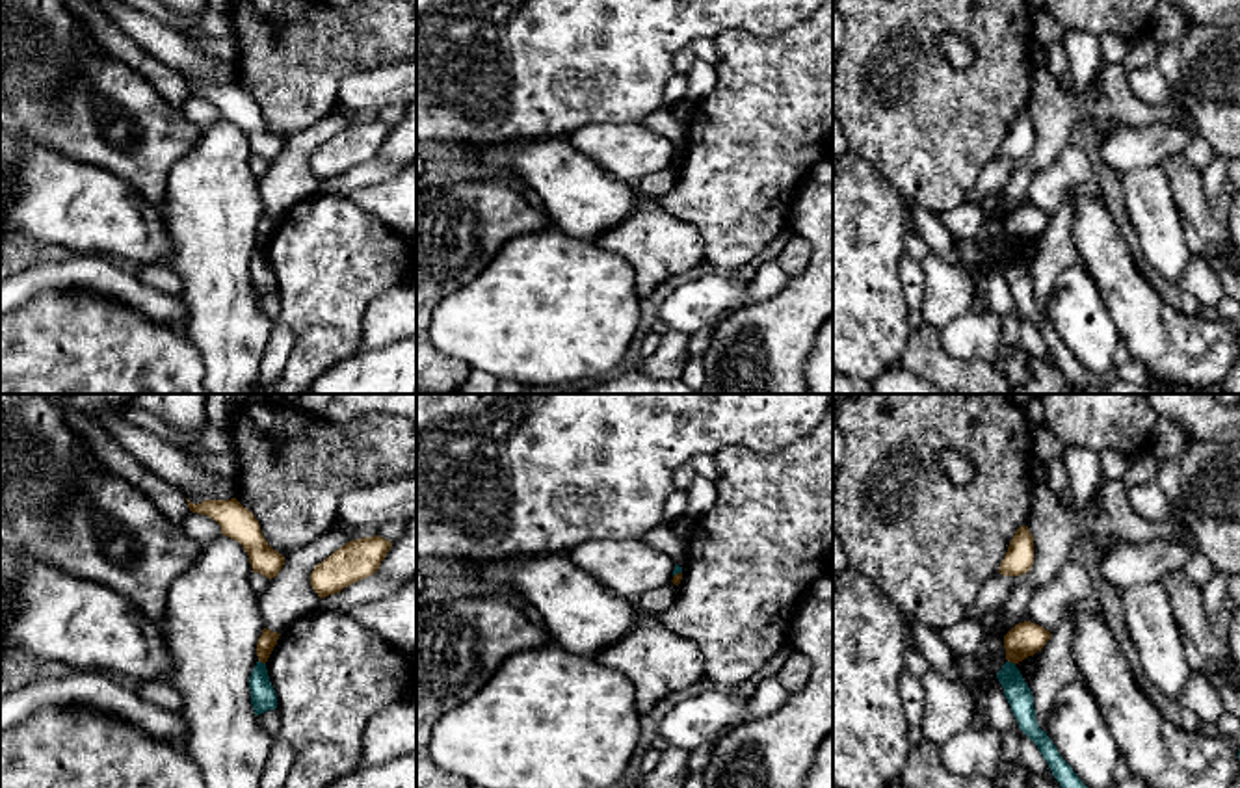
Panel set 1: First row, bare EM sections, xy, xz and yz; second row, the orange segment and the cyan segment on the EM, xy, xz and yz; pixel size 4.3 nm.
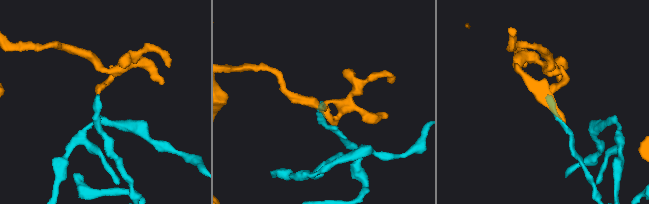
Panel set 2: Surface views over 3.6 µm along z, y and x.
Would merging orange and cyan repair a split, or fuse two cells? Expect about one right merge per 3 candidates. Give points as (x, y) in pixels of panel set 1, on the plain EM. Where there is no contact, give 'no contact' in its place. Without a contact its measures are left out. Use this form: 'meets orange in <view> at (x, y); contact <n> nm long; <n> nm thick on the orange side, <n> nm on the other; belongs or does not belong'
meets orange in xy at (263, 246); contact 40 nm long; 80 nm thick on the orange side, 110 nm on the other; does not belong

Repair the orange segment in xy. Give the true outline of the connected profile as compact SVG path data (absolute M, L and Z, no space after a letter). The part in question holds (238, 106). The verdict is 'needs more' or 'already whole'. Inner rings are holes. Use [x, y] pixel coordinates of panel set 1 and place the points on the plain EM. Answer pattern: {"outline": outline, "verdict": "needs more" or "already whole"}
{"outline": "M188 82L188 91L193 97L210 100L221 110L221 117L238 125L249 139L253 156L260 156L266 162L275 162L284 149L284 139L273 134L262 119L260 108L255 98L244 91L236 82L231 84L204 84L201 87L191 87Z", "verdict": "already whole"}

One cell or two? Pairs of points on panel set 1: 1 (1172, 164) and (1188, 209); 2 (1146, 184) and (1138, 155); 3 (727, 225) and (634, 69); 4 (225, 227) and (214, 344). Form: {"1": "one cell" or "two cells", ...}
{"1": "one cell", "2": "two cells", "3": "two cells", "4": "one cell"}

